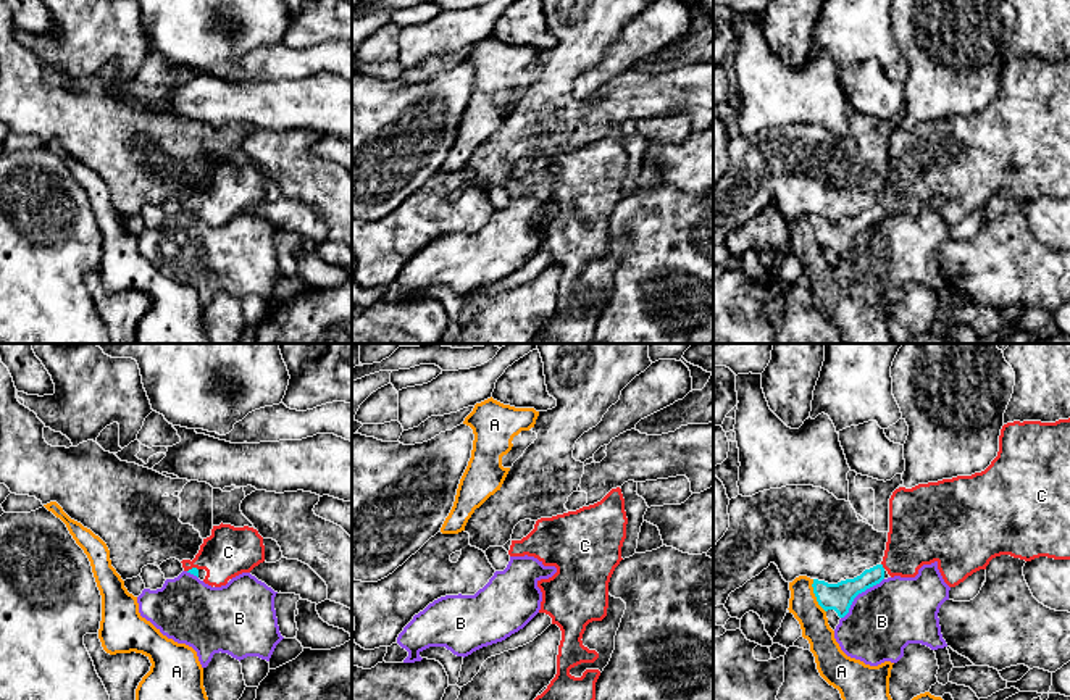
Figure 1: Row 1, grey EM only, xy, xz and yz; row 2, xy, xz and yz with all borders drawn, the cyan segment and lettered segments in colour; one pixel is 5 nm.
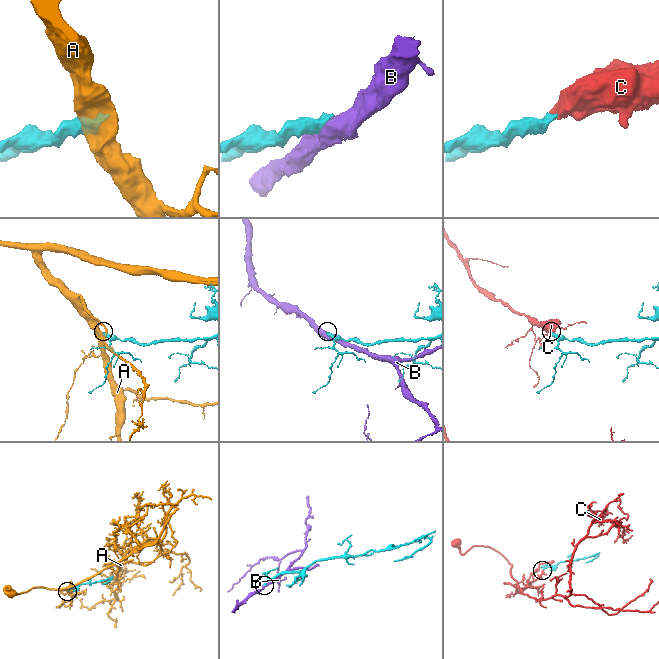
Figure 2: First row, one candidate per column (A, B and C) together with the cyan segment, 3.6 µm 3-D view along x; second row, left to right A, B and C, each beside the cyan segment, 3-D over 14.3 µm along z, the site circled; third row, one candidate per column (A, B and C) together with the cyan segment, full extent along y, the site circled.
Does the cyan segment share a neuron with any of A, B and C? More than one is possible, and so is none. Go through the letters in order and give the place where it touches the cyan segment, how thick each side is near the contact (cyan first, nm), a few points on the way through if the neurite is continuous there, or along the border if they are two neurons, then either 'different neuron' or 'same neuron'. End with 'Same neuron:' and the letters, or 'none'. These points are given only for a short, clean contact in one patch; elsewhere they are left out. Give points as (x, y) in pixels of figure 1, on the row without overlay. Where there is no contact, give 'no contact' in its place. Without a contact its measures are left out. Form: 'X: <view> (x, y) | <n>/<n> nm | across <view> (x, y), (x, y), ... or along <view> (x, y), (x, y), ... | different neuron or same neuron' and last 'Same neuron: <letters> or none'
A: yz (815, 234) | 140/140 nm | along yz (812, 218), (812, 231), (825, 250) | different neuron
B: yz (859, 231) | 140/340 nm | along yz (883, 216), (862, 229), (841, 257) | different neuron
C: yz (881, 205) | 130/300 nm | across yz (841, 234), (870, 216), (881, 205), (890, 202), (919, 173) | same neuron
Same neuron: C

